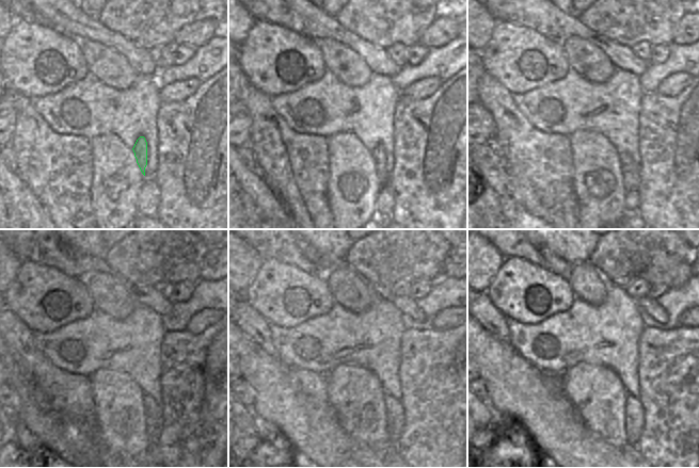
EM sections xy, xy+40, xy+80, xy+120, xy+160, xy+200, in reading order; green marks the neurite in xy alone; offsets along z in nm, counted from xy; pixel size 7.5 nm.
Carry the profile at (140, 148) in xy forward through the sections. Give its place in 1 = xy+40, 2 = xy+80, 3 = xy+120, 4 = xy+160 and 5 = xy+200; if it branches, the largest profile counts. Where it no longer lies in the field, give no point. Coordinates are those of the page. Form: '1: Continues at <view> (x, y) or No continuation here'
1: Continues at xy+40 (379, 151)
2: Continues at xy+80 (631, 173)
3: Continues at xy+120 (153, 409)
4: Continues at xy+160 (394, 409)
5: Continues at xy+200 (634, 413).

